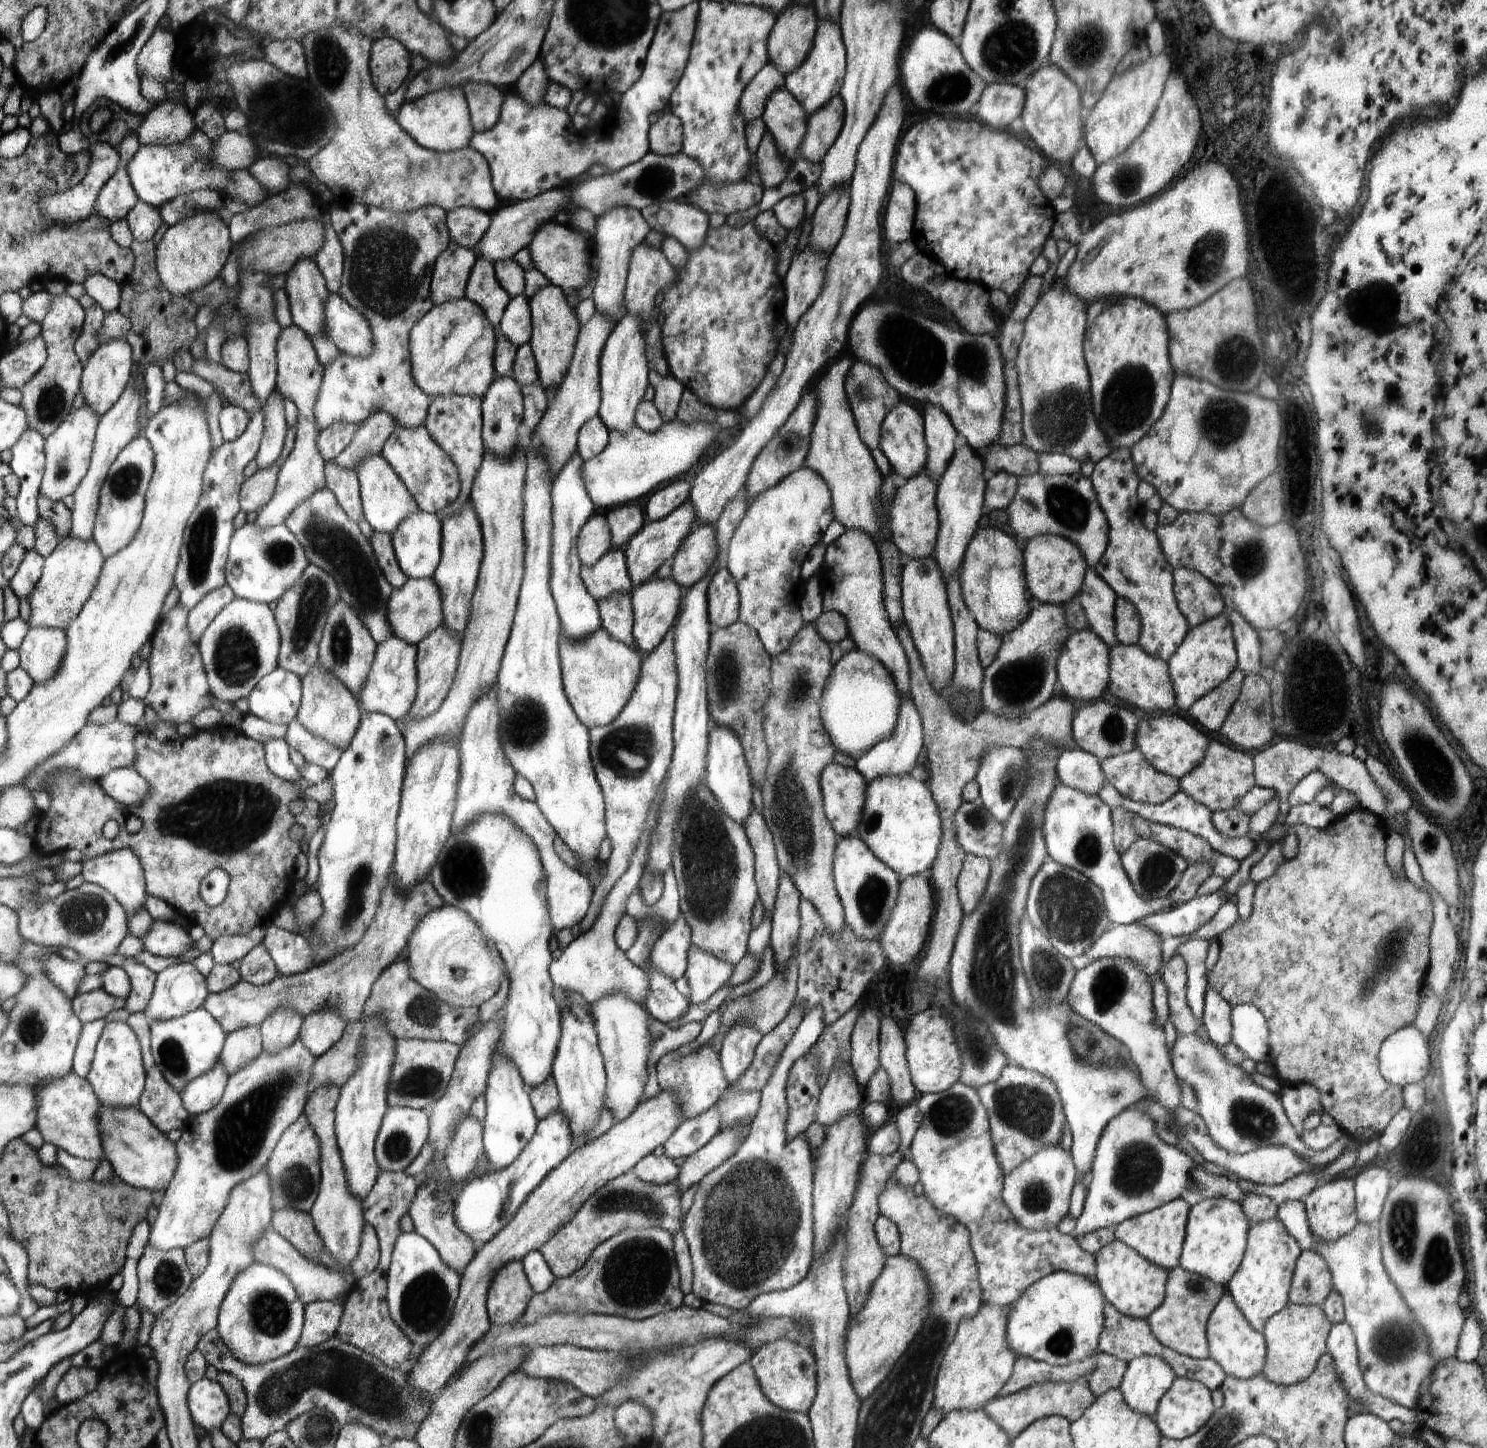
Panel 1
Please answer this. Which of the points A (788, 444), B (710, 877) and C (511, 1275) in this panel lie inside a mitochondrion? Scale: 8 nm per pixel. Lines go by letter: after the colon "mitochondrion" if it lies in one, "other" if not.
A: other
B: mitochondrion
C: mitochondrion

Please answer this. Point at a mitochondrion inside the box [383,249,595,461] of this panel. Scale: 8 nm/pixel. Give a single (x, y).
(503, 445)

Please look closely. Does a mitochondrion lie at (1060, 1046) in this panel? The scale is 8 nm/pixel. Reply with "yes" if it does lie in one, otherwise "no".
no

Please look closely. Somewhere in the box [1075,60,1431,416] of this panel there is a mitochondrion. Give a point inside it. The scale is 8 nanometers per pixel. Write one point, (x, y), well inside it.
(1206, 262)

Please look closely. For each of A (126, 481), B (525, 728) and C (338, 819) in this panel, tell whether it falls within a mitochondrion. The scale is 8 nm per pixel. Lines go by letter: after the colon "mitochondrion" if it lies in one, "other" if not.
A: mitochondrion
B: mitochondrion
C: other

